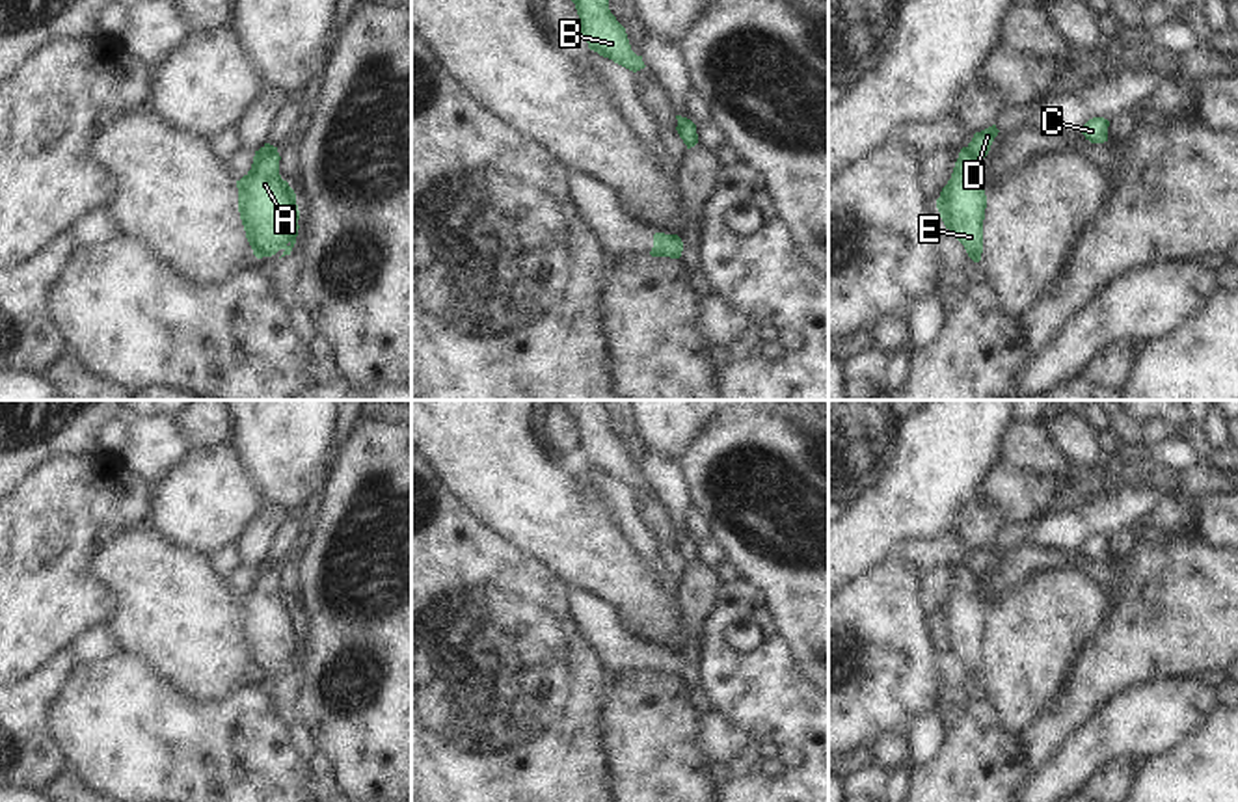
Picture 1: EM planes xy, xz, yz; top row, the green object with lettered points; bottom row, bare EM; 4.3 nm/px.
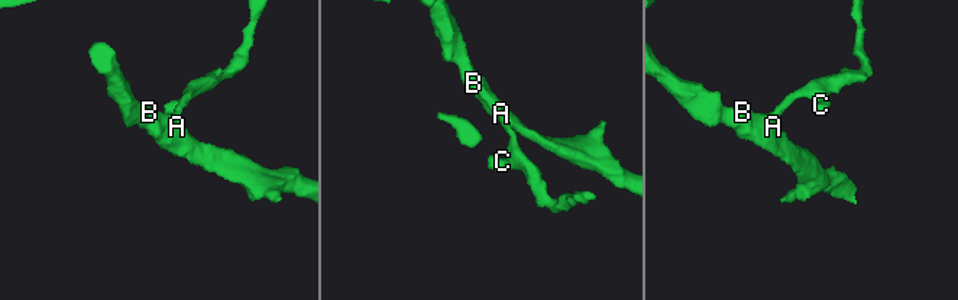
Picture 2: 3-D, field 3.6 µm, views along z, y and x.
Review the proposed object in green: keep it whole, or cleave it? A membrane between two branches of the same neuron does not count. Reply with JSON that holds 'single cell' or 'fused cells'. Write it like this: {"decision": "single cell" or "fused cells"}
{"decision": "fused cells"}

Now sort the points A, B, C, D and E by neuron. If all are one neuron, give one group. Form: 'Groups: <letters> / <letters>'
Groups: A B E / C D.

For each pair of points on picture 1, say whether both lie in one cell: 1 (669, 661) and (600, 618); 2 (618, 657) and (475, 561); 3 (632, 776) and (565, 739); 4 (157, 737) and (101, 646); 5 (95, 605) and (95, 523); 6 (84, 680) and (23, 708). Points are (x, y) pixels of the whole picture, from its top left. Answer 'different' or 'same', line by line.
1: same
2: different
3: different
4: different
5: same
6: different

